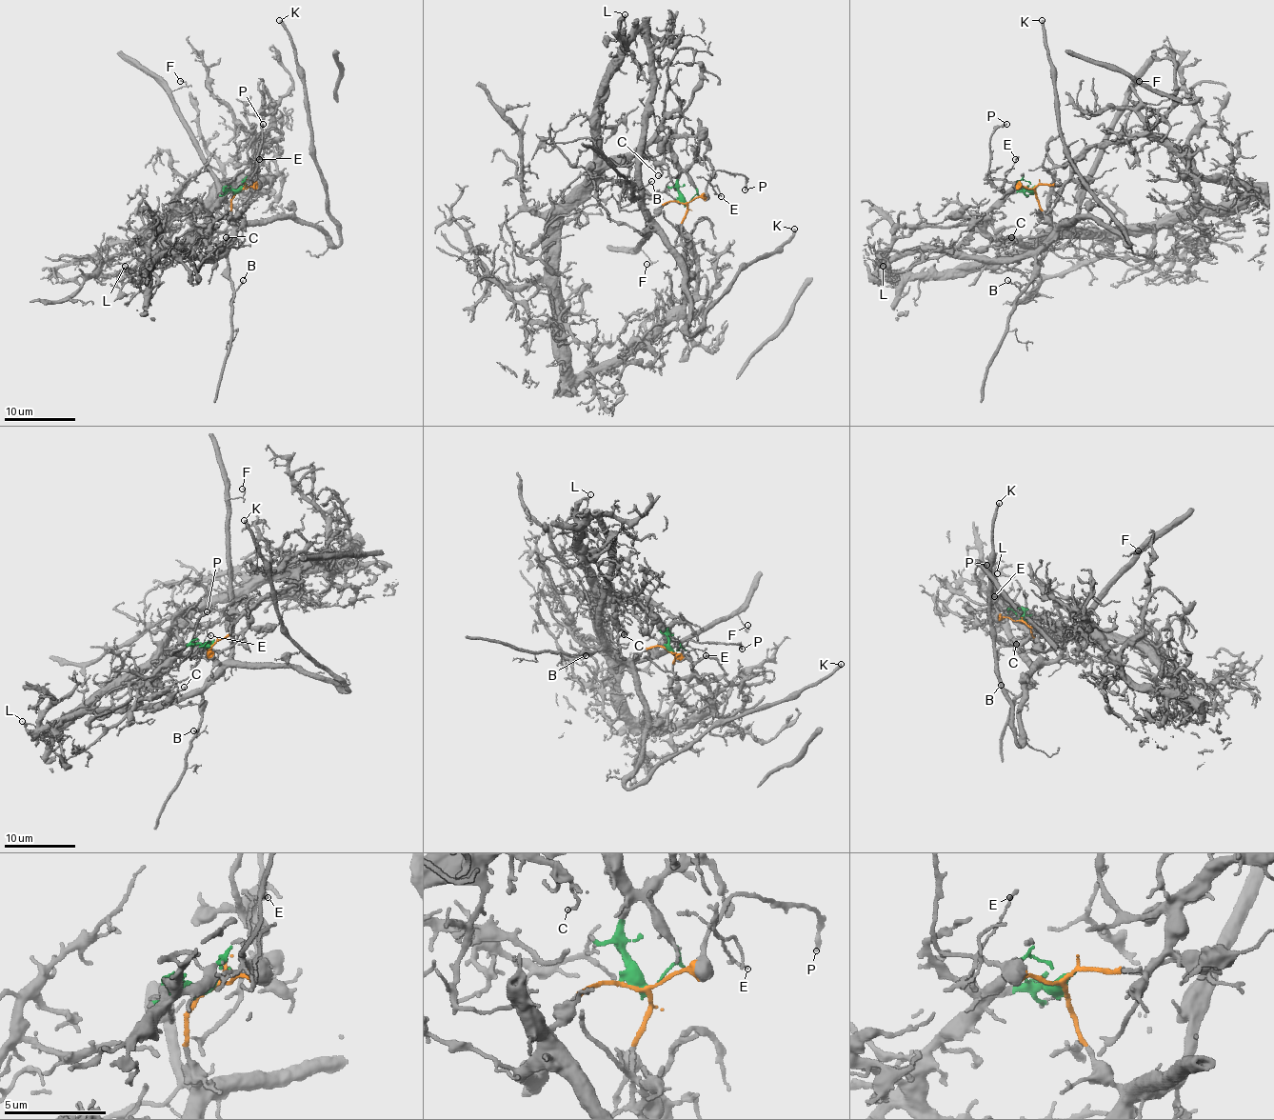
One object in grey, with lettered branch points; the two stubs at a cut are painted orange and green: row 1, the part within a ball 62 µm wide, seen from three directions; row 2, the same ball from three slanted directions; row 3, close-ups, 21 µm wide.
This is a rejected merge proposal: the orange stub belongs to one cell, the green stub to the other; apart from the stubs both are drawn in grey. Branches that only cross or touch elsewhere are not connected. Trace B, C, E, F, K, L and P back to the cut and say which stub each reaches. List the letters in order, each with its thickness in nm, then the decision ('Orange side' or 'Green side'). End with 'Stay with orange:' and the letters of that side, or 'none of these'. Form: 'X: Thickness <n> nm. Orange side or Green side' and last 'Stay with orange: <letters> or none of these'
B: Thickness 100 nm. Orange side
C: Thickness 130 nm. Green side
E: Thickness 80 nm. Orange side
F: Thickness 100 nm. Orange side
K: Thickness 280 nm. Orange side
L: Thickness 110 nm. Green side
P: Thickness 220 nm. Orange side
Stay with orange: B, E, F, K, P

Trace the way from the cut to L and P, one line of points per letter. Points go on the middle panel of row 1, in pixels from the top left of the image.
L: (683, 203), (668, 148), (651, 142), (639, 150), (603, 156), (598, 119), (603, 84), (626, 41), (624, 14)
P: (683, 203), (706, 192), (707, 181), (718, 170), (746, 176), (746, 190)

